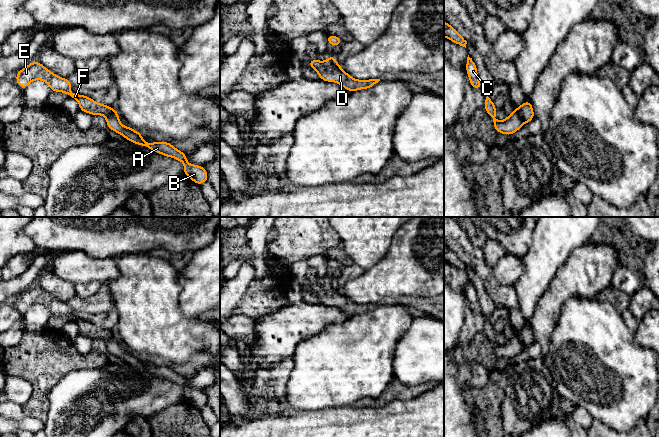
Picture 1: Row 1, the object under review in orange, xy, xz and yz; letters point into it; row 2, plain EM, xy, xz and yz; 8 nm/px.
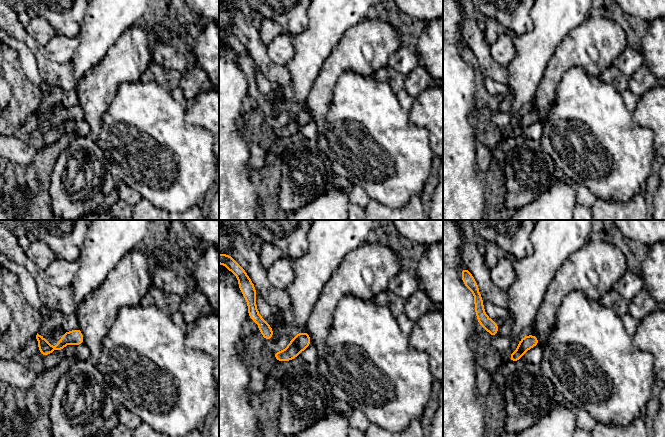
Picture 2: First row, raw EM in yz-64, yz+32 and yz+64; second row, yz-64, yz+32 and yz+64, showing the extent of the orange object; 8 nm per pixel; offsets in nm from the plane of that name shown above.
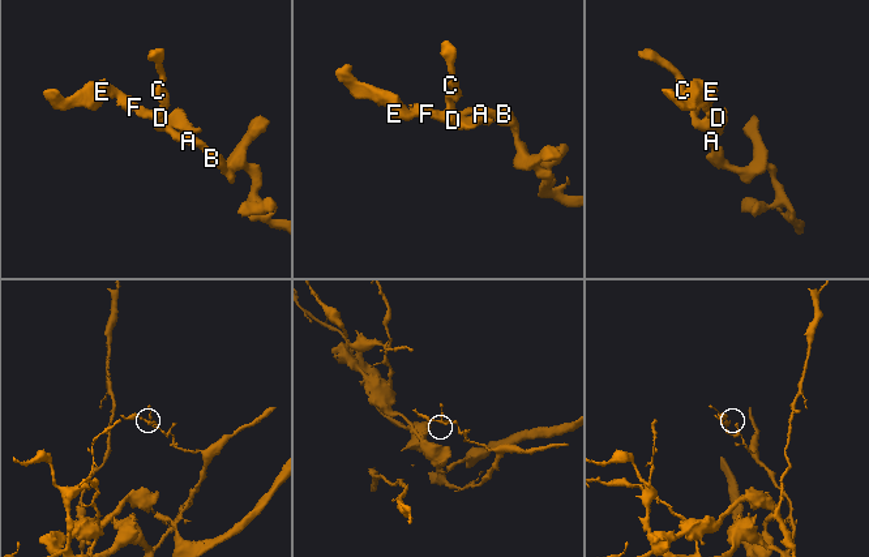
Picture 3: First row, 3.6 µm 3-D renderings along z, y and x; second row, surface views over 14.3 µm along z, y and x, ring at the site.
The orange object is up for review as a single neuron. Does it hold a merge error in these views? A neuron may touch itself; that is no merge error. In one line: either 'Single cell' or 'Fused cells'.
Fused cells

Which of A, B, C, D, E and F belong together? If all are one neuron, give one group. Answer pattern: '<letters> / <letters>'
A B C / D E F

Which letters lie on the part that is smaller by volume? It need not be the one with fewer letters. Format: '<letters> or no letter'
D, E, F

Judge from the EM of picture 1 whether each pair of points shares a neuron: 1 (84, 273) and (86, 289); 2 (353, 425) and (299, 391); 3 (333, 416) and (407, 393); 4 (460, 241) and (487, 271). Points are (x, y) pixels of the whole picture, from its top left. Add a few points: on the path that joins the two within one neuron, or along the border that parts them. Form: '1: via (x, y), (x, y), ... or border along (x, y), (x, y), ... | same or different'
1: border along (101, 283), (89, 281), (75, 284) | different
2: border along (348, 405), (326, 406), (322, 409), (303, 411) | different
3: border along (398, 400), (392, 400), (375, 407) | different
4: via (464, 248), (480, 264) | same

